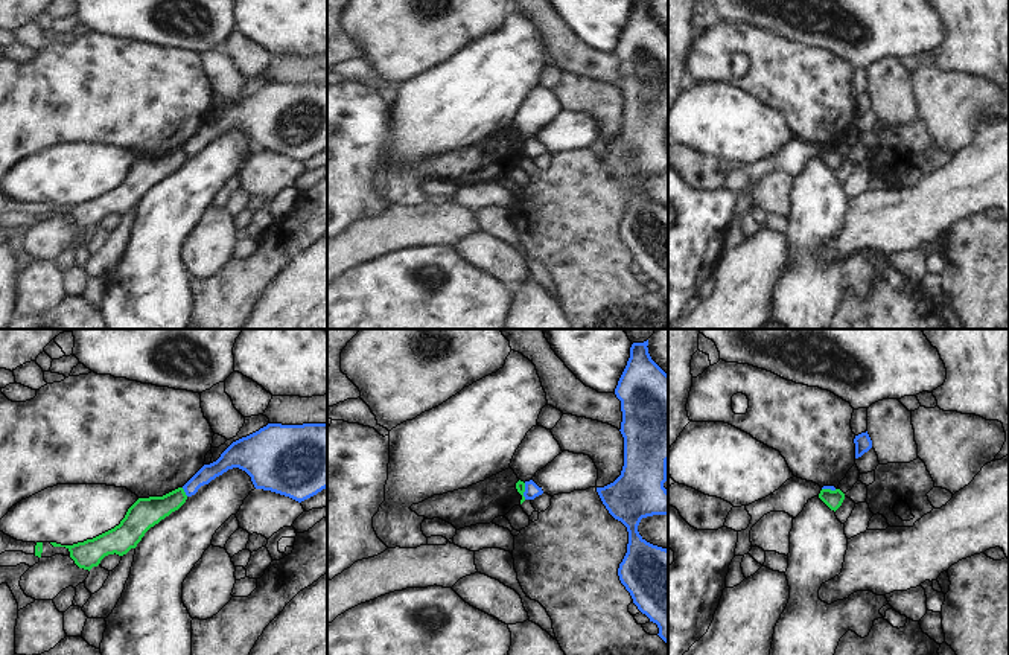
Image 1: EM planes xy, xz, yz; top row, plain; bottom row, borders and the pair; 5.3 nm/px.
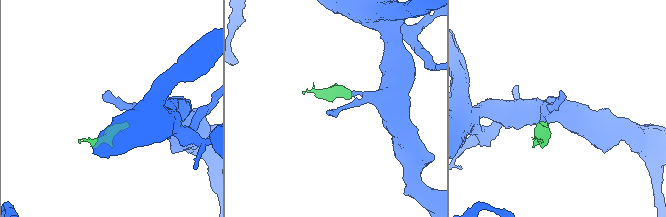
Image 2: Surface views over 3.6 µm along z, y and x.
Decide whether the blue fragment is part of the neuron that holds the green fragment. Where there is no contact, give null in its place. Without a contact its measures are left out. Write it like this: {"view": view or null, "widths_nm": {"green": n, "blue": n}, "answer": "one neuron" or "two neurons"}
{"view": "xy", "widths_nm": {"green": 160, "blue": 90}, "answer": "two neurons"}

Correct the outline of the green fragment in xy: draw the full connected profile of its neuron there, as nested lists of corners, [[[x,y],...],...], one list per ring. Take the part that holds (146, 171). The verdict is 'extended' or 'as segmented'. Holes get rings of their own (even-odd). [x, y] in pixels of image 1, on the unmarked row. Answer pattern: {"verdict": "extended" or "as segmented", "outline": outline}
{"verdict": "extended", "outline": [[[183,146],[163,155],[138,157],[114,187],[84,201],[61,204],[56,201],[23,201],[0,190],[0,213],[23,210],[38,216],[70,215],[79,227],[91,228],[108,213],[126,213],[135,207],[145,192],[161,178],[178,169],[187,158]]]}

